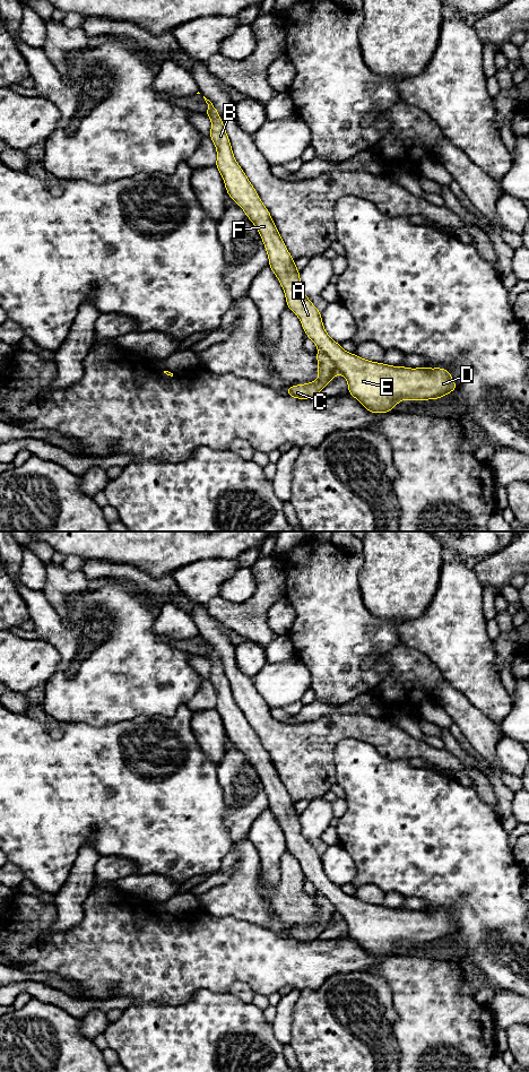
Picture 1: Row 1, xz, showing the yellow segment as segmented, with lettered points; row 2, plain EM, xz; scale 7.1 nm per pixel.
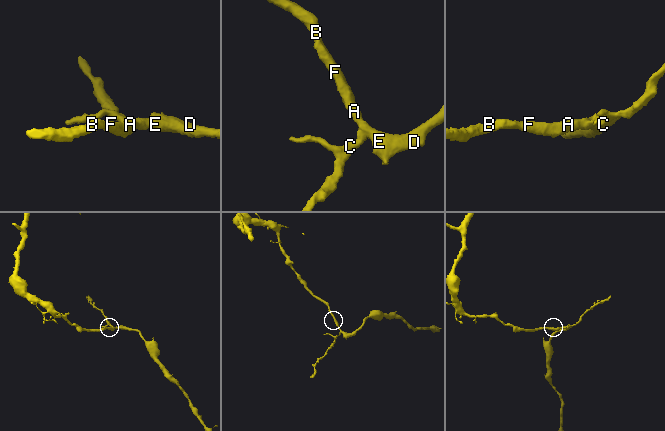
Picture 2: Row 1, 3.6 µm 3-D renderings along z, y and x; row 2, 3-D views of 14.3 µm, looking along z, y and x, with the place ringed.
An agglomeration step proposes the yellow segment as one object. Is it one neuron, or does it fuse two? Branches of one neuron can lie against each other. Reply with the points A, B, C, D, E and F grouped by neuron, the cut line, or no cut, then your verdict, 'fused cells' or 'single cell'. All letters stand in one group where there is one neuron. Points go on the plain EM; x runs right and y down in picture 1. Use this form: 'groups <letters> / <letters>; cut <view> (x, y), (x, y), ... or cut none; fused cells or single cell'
groups A B D E F / C; cut xz (319, 892), (331, 902), (337, 915); fused cells

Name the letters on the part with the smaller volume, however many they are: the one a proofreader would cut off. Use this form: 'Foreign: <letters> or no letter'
Foreign: C

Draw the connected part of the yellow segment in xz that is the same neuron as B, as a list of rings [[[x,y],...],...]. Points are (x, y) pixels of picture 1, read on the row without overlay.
[[[203,639],[208,652],[203,657],[211,662],[210,682],[217,692],[216,711],[223,719],[227,737],[239,747],[248,761],[257,770],[269,799],[269,810],[275,815],[285,835],[287,851],[293,854],[301,863],[306,880],[314,884],[318,892],[328,898],[335,906],[337,916],[342,917],[348,925],[348,936],[355,940],[365,952],[373,957],[389,956],[405,942],[426,943],[440,942],[446,936],[456,934],[457,927],[450,915],[443,910],[428,911],[425,908],[418,911],[392,909],[364,902],[356,897],[346,894],[341,888],[332,883],[327,876],[321,862],[321,855],[312,847],[302,835],[300,813],[295,810],[295,803],[289,797],[280,777],[272,764],[267,750],[260,743],[255,732],[235,703],[229,681],[225,674],[223,663],[213,646]]]

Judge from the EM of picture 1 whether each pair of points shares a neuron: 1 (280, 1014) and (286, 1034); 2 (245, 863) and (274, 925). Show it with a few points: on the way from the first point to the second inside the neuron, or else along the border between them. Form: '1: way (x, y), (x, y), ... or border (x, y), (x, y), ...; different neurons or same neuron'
1: way (283, 1019), (283, 1029); same neuron
2: way (245, 879), (245, 898), (258, 910); same neuron

